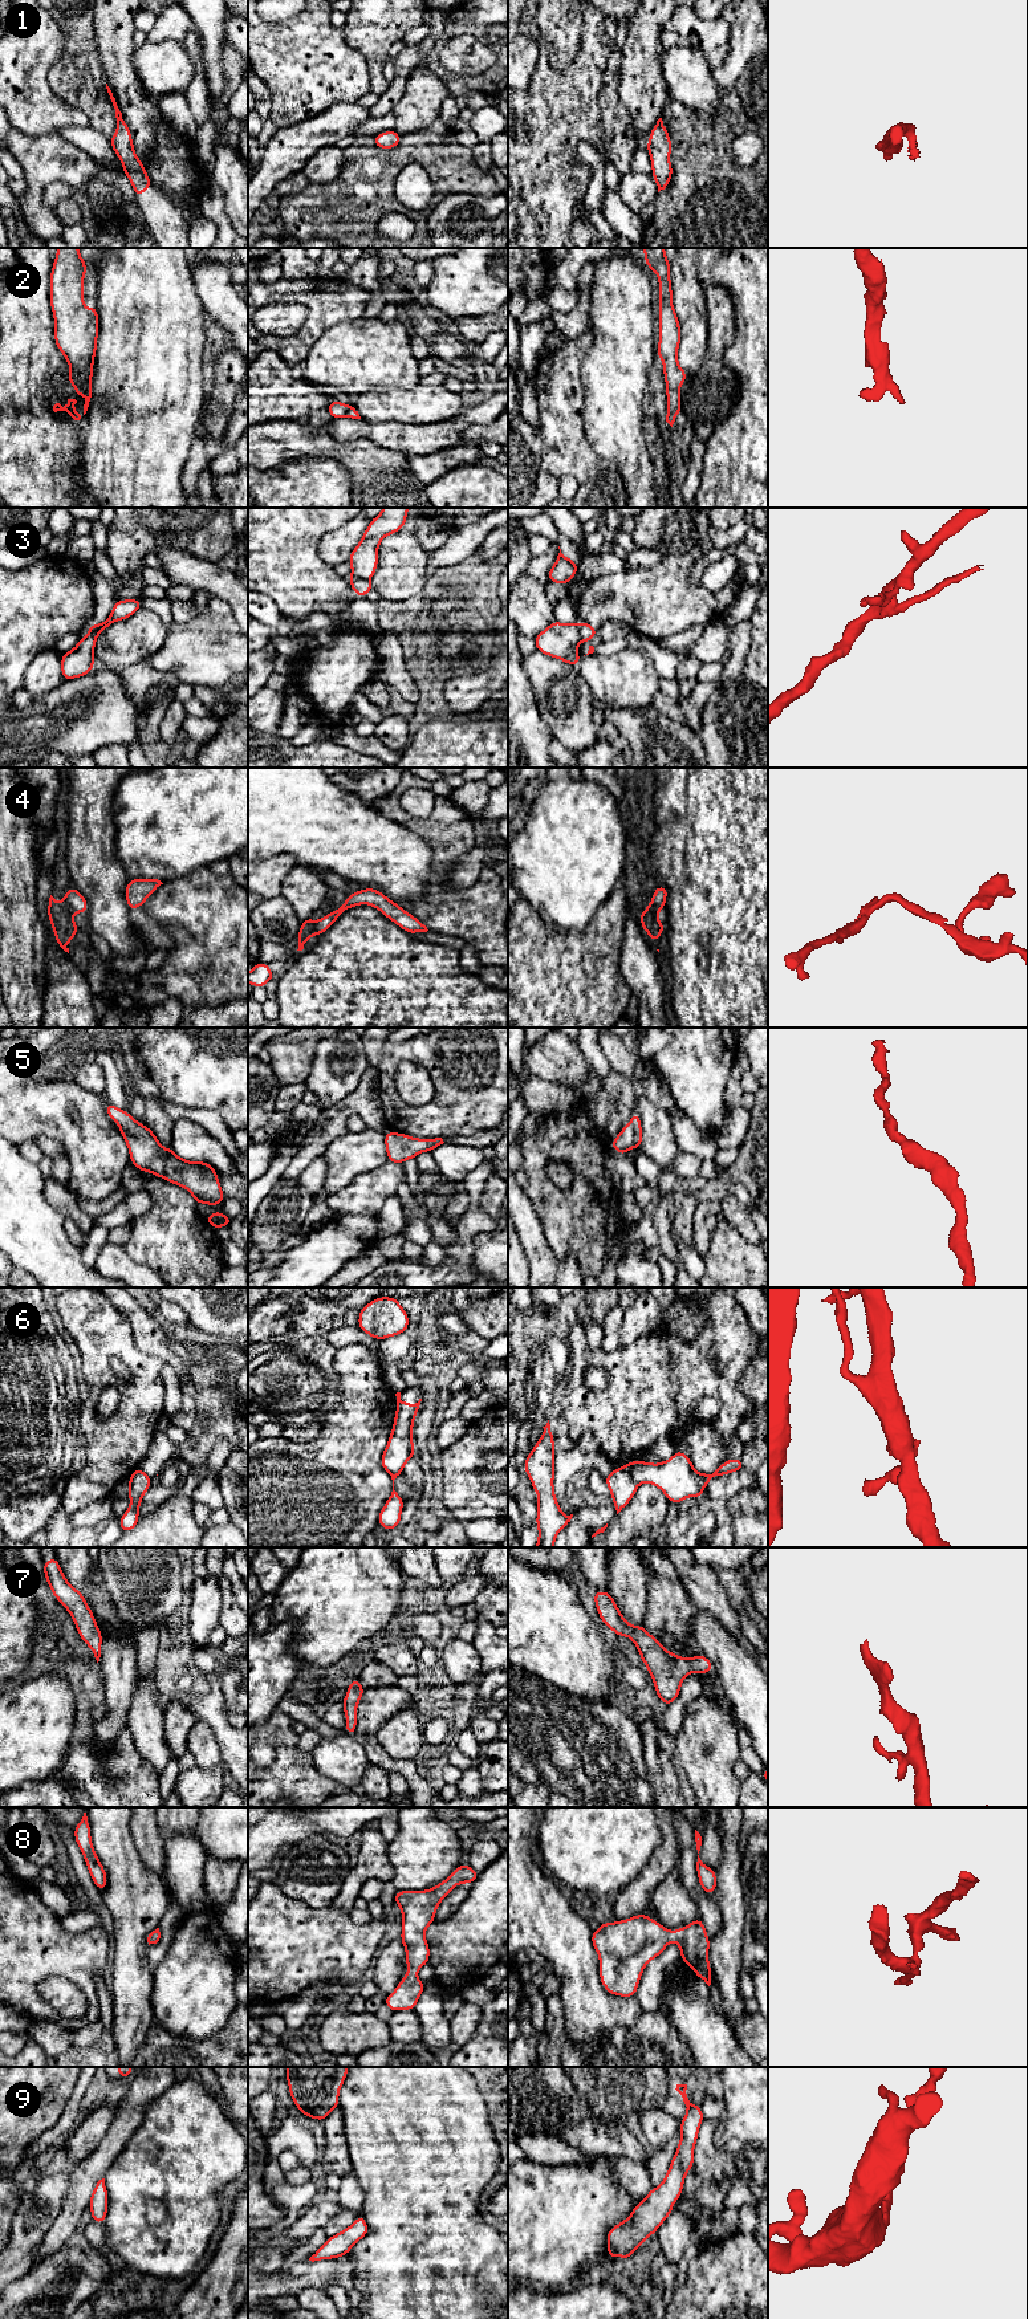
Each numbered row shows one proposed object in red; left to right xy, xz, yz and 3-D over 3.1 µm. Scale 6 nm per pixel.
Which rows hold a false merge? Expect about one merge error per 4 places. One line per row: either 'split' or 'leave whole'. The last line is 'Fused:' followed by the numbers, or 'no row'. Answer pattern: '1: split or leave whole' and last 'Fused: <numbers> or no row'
1: leave whole
2: leave whole
3: split
4: leave whole
5: leave whole
6: split
7: leave whole
8: leave whole
9: leave whole
Fused: 3, 6

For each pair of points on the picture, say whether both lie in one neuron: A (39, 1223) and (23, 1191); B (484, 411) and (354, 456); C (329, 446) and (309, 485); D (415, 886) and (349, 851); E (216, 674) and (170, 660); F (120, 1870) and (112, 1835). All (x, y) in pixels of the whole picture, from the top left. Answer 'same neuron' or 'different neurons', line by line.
A: same neuron
B: different neurons
C: different neurons
D: same neuron
E: same neuron
F: same neuron

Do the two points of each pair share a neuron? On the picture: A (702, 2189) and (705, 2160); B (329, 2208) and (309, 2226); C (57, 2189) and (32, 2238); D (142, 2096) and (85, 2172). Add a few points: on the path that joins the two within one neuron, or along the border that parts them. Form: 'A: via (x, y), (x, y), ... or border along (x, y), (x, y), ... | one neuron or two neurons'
A: border along (693, 2167), (705, 2180), (723, 2181), (730, 2177) | two neurons
B: via (324, 2212), (315, 2221) | one neuron
C: via (55, 2201), (52, 2216), (41, 2226) | one neuron
D: via (129, 2115), (114, 2141), (104, 2153) | one neuron

